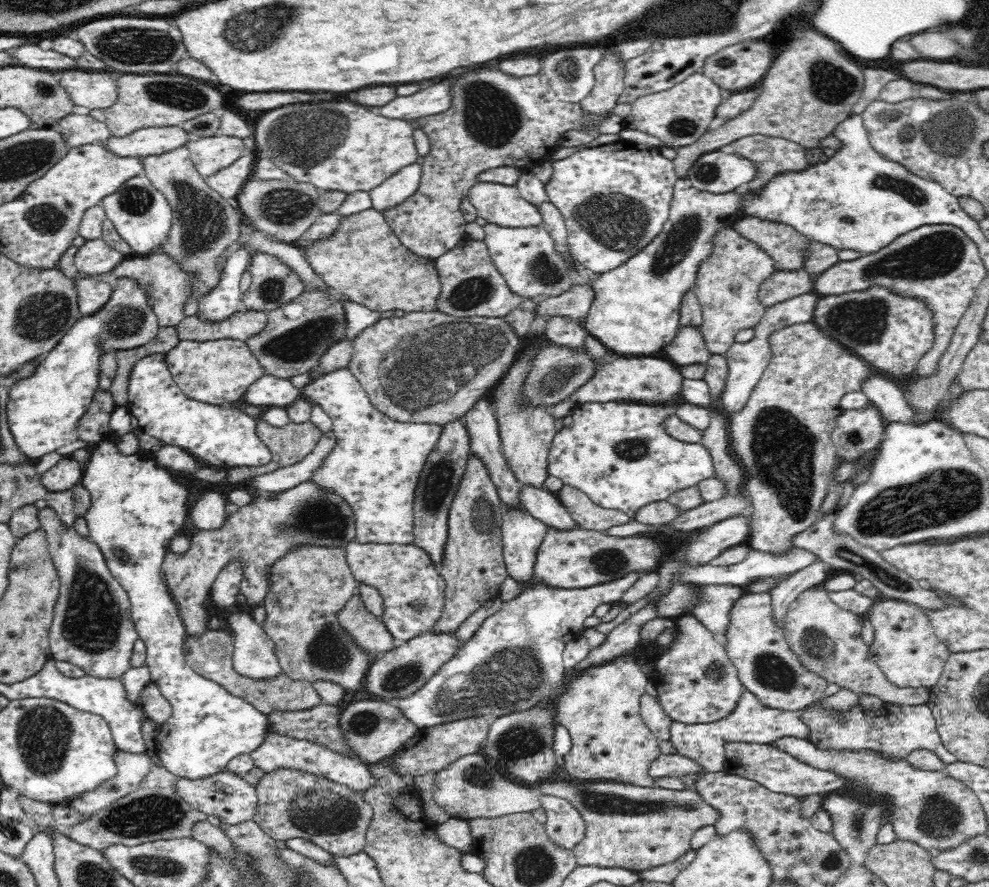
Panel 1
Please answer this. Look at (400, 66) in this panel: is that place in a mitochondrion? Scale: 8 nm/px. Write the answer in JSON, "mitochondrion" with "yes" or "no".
{"mitochondrion":"no"}

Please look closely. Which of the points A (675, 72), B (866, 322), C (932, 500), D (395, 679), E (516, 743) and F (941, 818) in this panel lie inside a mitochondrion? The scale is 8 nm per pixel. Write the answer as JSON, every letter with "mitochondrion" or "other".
{"A":"other","B":"mitochondrion","C":"mitochondrion","D":"mitochondrion","E":"mitochondrion","F":"mitochondrion"}

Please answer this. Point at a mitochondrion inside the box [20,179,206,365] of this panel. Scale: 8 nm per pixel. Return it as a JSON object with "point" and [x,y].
{"point":[128,321]}

